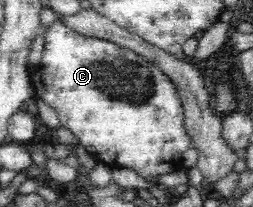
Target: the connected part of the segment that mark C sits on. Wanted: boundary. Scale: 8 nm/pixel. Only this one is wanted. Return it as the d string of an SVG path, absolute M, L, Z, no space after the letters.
M62 21L46 29L44 41L44 55L30 75L35 96L55 109L60 125L70 129L91 156L111 167L133 169L155 185L159 185L154 181L159 175L182 168L182 155L192 147L191 137L184 127L183 105L174 82L157 65L106 38L82 35Z

